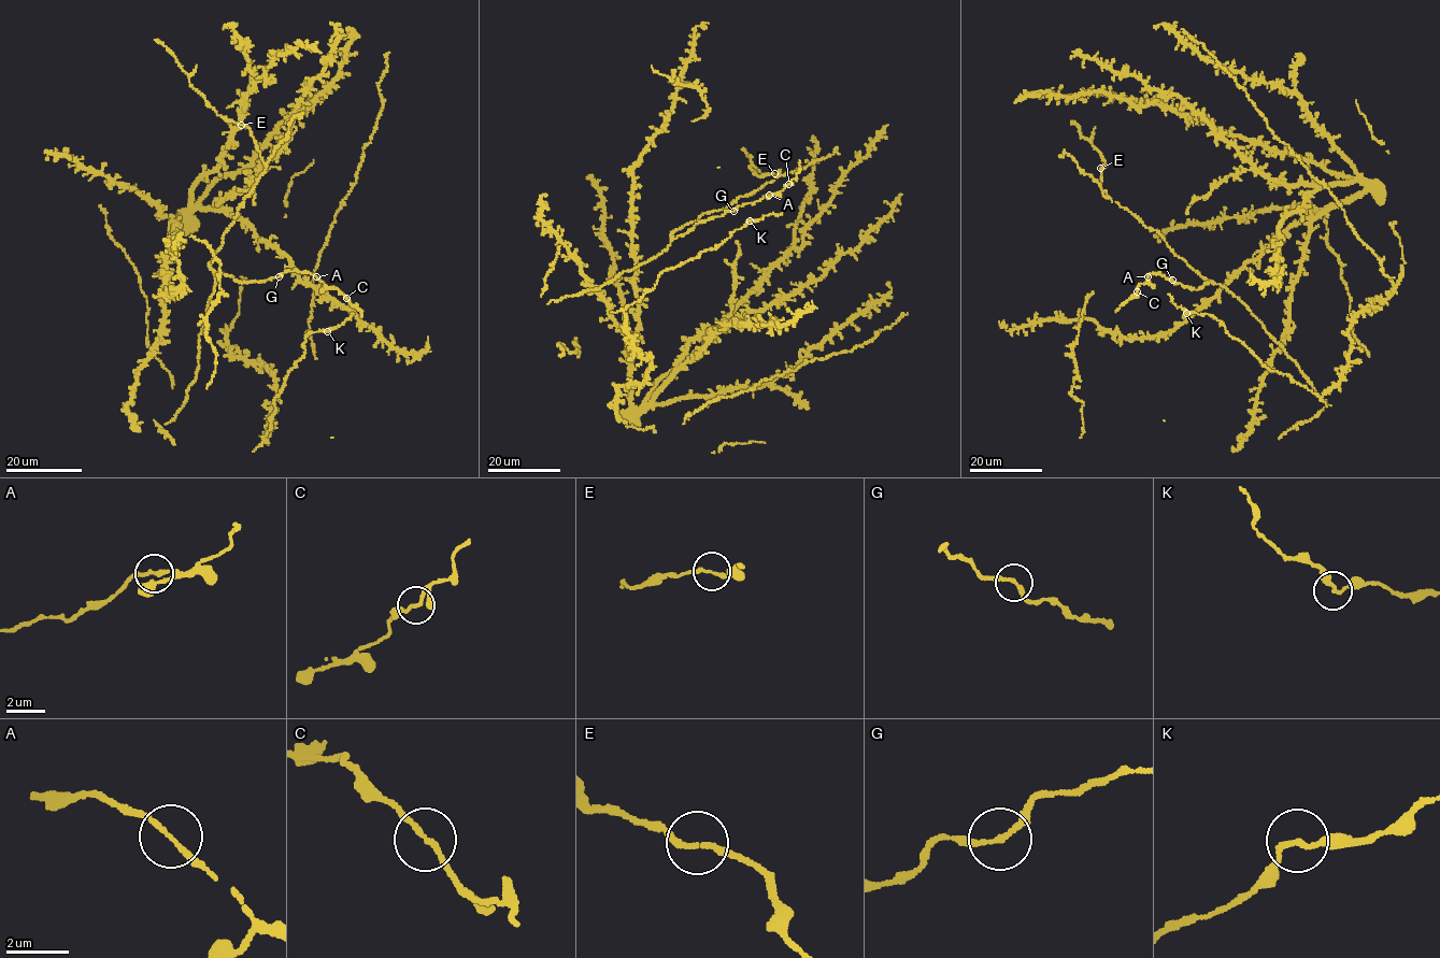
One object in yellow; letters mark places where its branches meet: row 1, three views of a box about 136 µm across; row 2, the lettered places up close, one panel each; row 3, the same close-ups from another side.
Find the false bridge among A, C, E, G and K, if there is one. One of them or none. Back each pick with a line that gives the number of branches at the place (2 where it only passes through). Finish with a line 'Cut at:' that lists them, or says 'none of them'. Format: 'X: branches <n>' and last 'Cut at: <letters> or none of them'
Cut at: none of them

